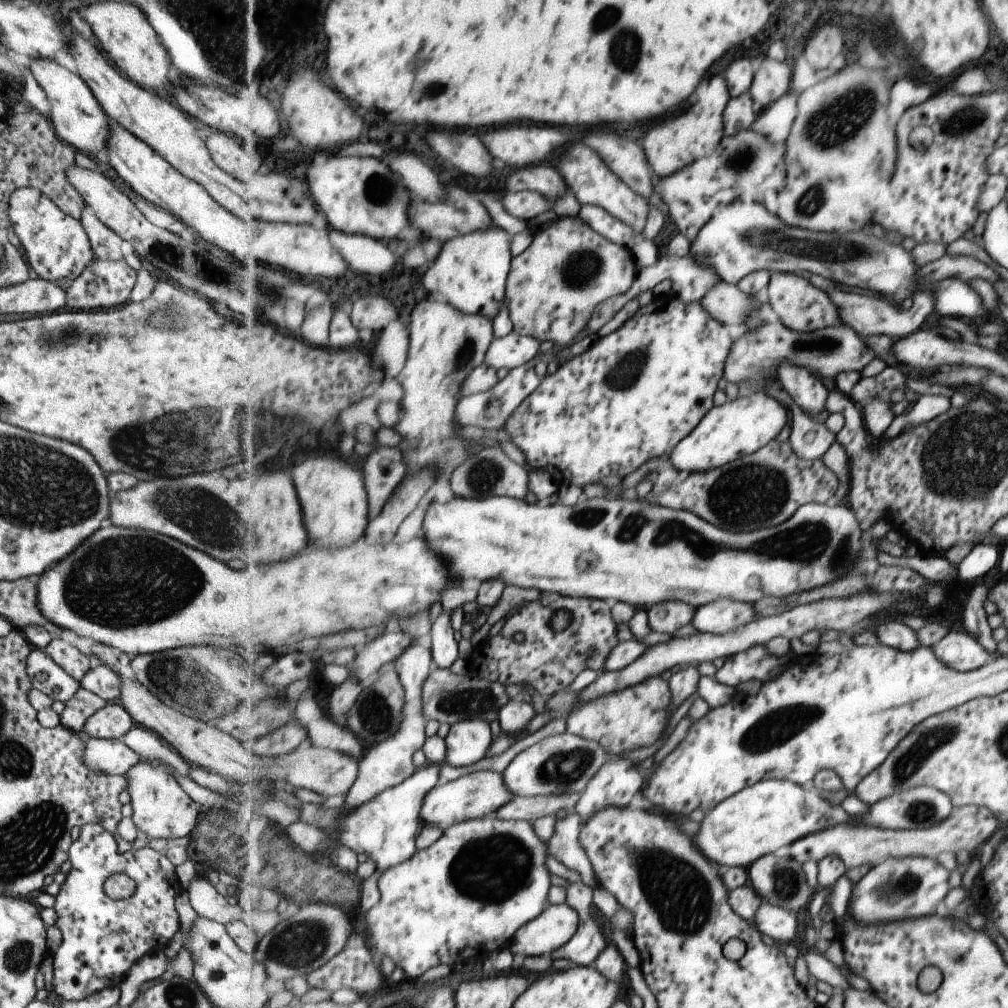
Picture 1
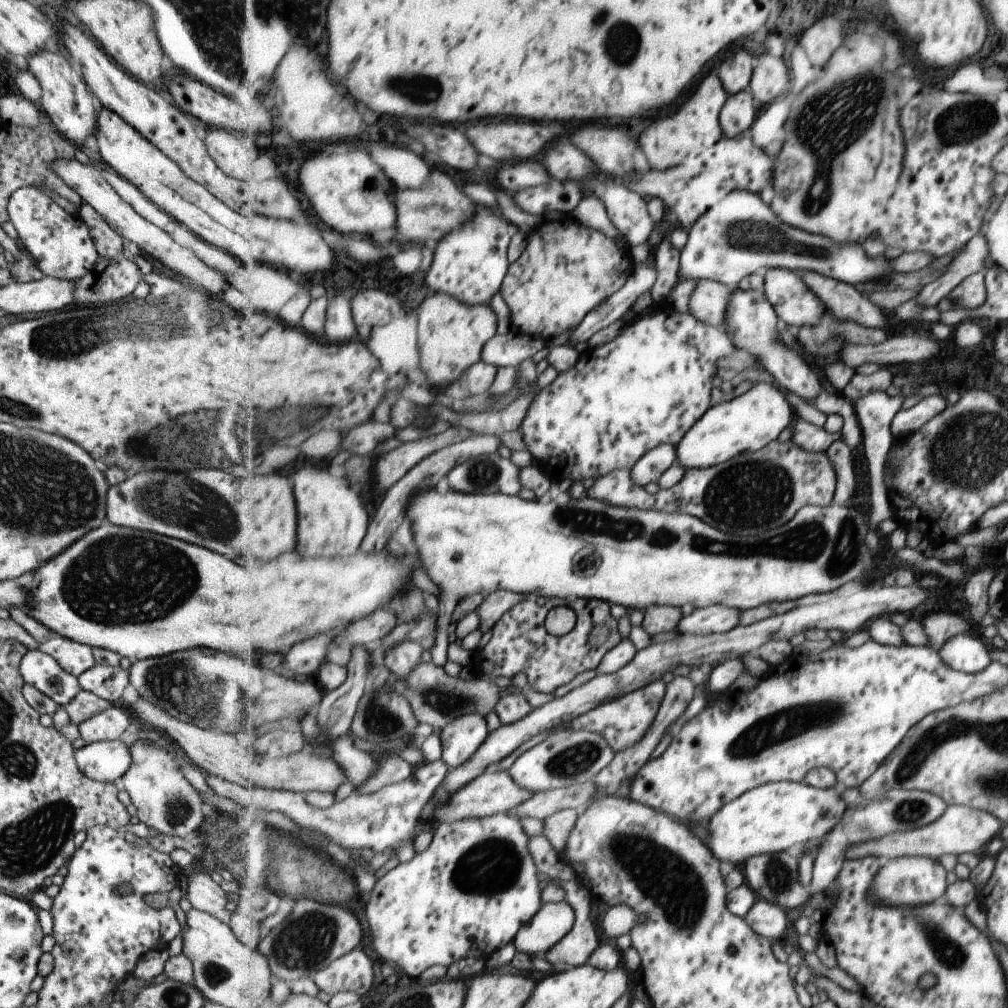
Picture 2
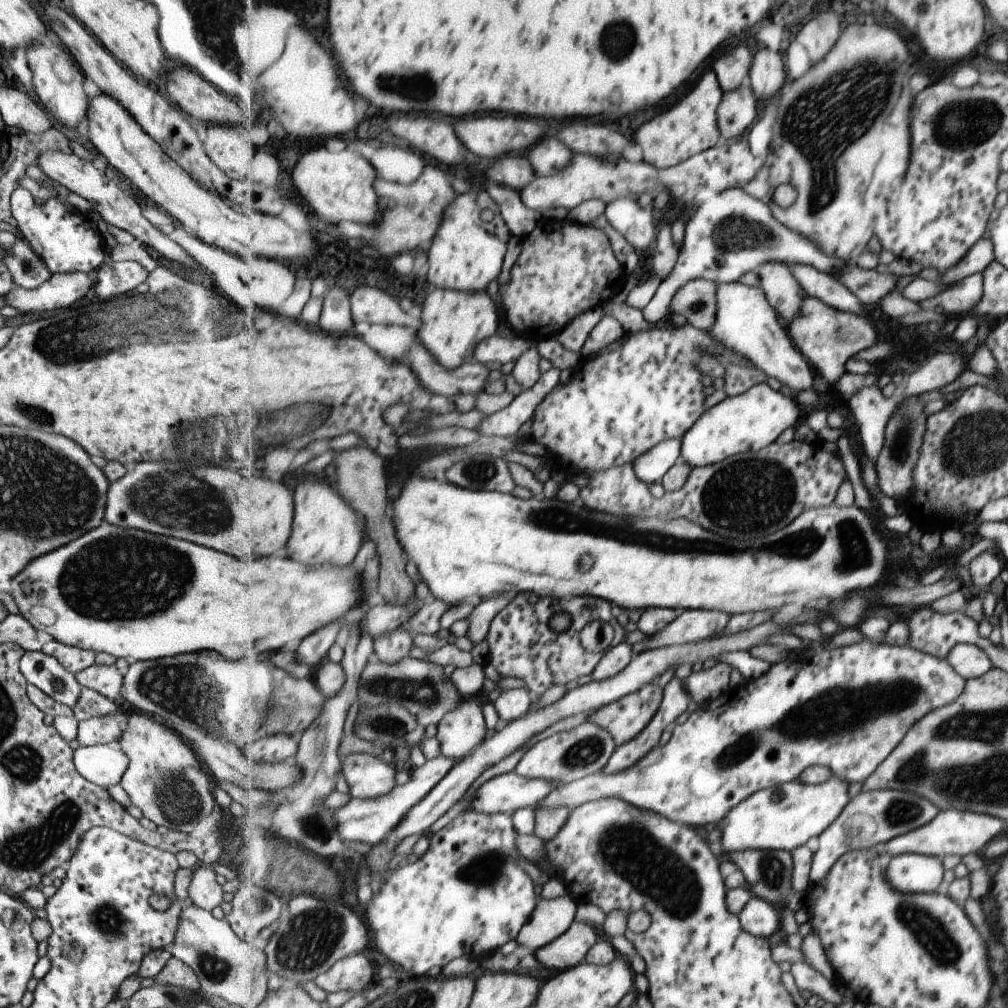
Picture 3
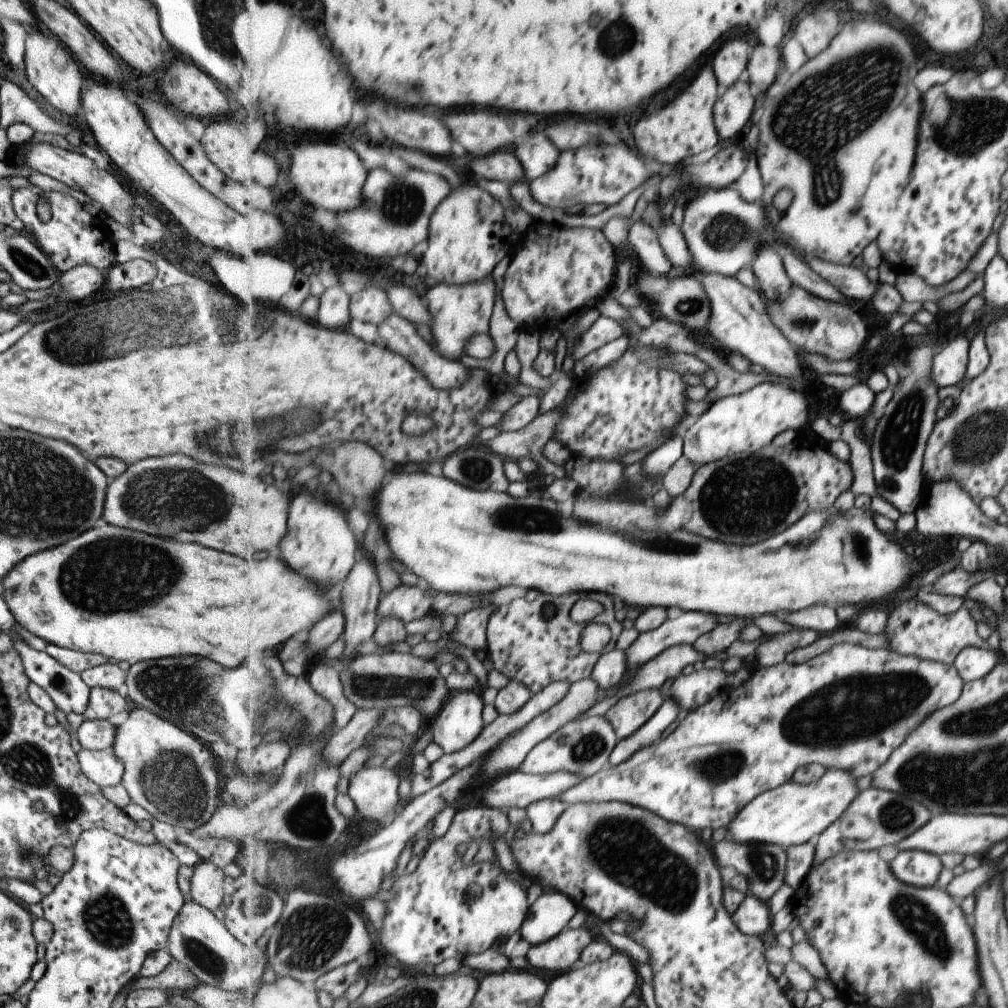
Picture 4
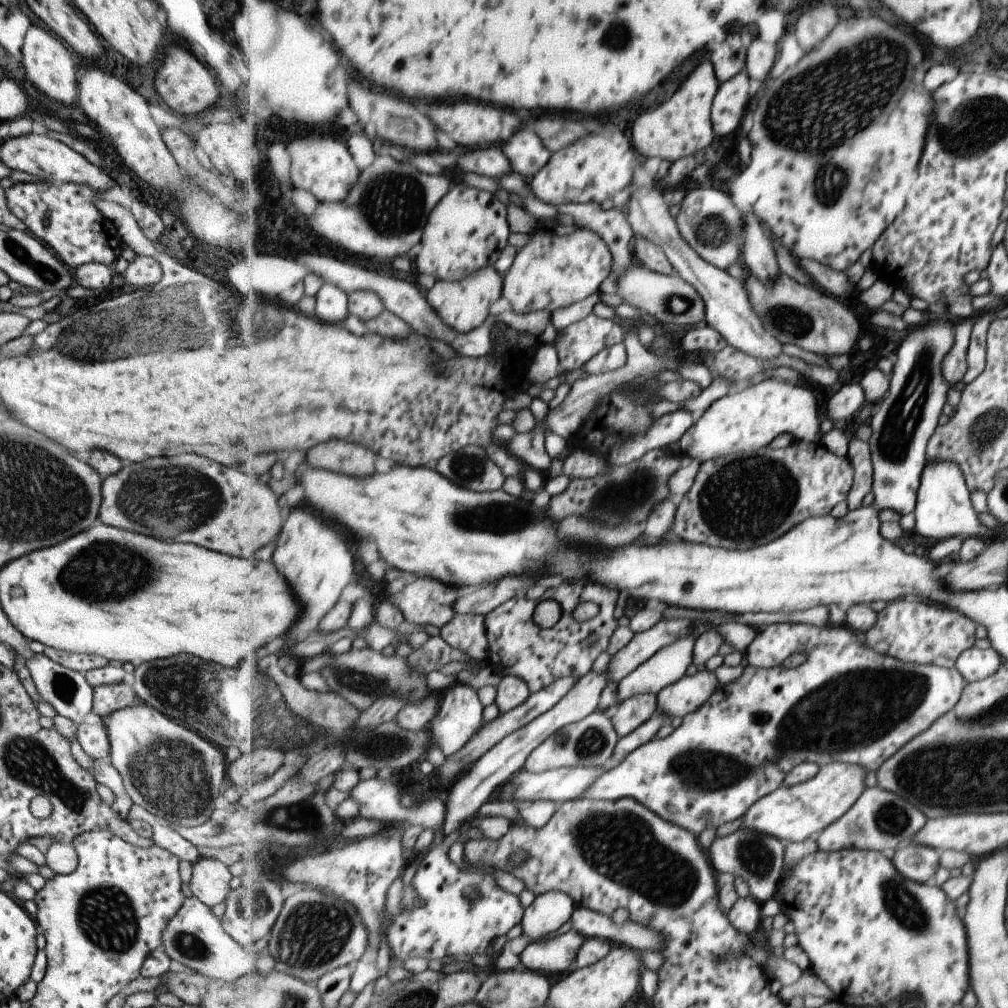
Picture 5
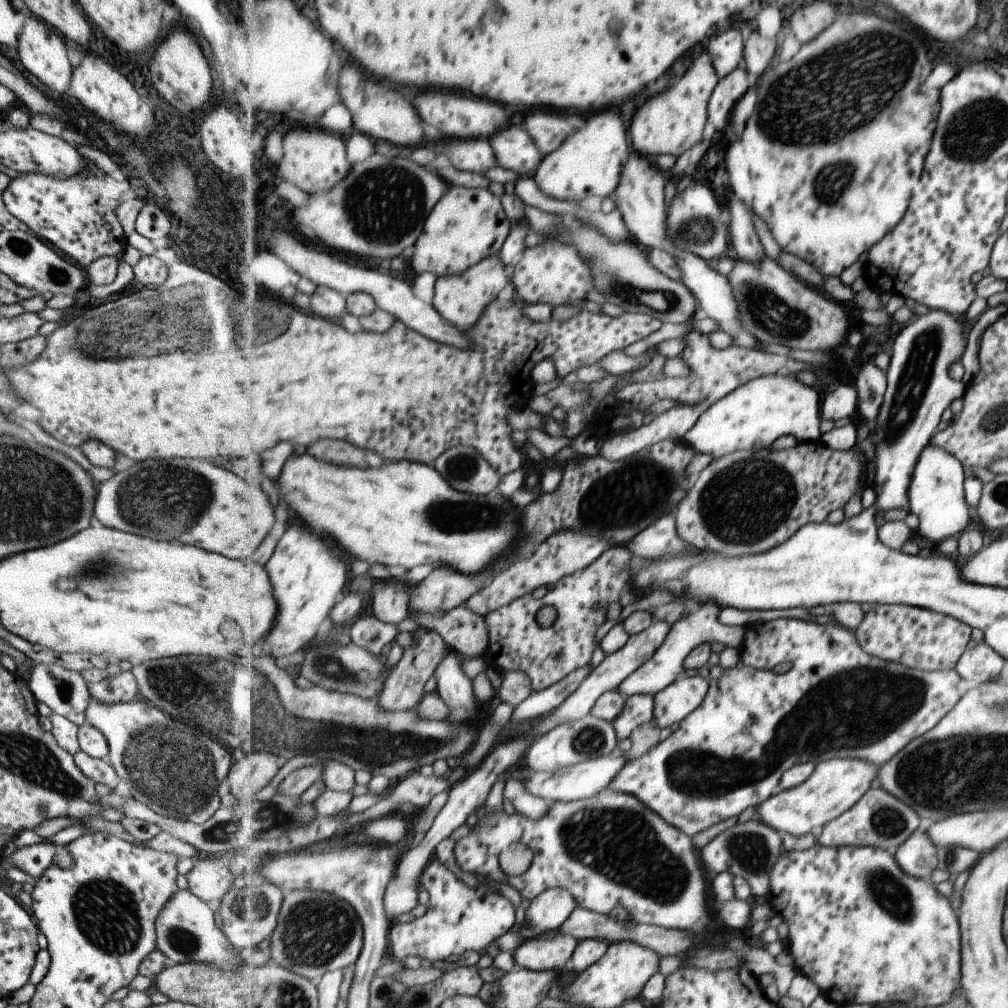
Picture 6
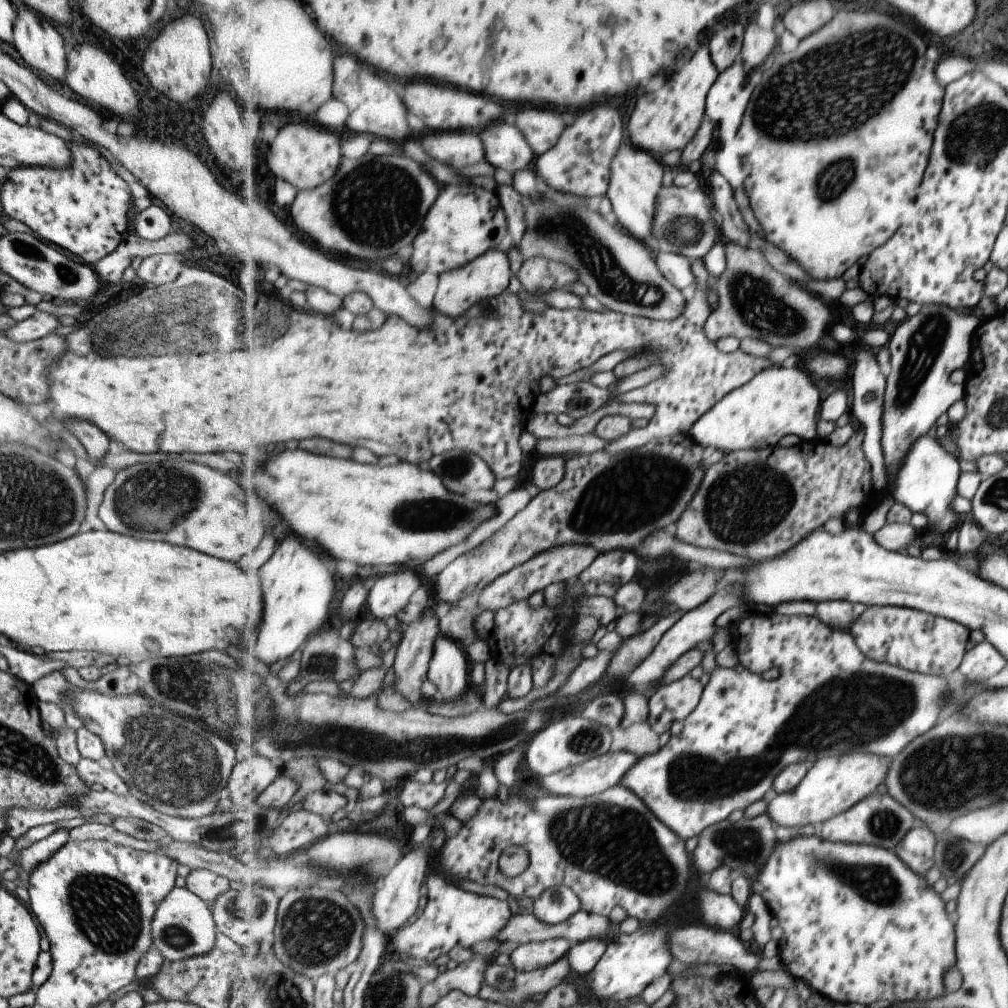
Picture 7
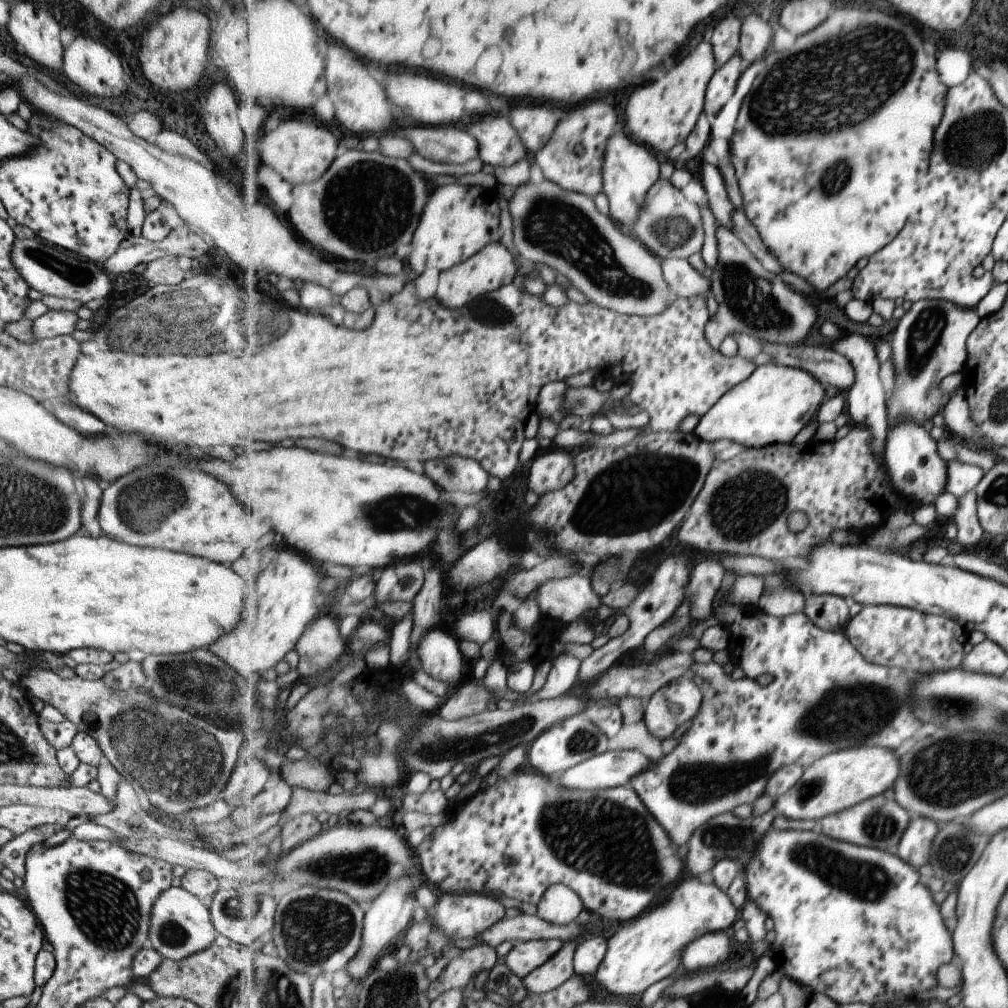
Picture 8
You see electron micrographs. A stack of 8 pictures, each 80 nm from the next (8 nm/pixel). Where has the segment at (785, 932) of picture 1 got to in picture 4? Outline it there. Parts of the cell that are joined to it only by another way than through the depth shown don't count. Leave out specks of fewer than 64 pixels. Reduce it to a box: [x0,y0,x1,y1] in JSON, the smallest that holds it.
[732,894,771,936]

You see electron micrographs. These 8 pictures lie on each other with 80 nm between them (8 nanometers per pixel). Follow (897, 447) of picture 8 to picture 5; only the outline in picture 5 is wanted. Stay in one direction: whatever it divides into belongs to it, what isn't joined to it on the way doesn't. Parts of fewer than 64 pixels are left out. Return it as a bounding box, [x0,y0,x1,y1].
[914,459,994,540]

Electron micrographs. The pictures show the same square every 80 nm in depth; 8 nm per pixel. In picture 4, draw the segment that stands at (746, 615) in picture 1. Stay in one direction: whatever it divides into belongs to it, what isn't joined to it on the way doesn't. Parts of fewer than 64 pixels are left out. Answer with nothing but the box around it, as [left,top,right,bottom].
[628,612,717,672]

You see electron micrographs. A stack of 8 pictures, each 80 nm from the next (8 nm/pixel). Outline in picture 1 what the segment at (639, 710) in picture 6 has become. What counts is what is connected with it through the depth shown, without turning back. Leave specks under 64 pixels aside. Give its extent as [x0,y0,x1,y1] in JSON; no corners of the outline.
[566,677,672,757]

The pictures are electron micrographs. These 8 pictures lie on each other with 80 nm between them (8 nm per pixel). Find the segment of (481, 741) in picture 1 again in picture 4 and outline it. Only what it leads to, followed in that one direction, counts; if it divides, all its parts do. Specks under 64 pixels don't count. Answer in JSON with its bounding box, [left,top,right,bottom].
[431,690,484,754]

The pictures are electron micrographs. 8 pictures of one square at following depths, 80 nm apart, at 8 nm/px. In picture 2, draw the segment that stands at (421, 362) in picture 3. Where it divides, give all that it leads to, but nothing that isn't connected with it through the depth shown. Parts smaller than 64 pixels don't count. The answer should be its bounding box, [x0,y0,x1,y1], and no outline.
[445,359,497,400]

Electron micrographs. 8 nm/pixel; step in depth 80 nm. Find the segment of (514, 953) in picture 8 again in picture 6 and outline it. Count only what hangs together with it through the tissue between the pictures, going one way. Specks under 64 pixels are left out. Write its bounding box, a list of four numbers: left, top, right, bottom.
[515,933,580,971]

